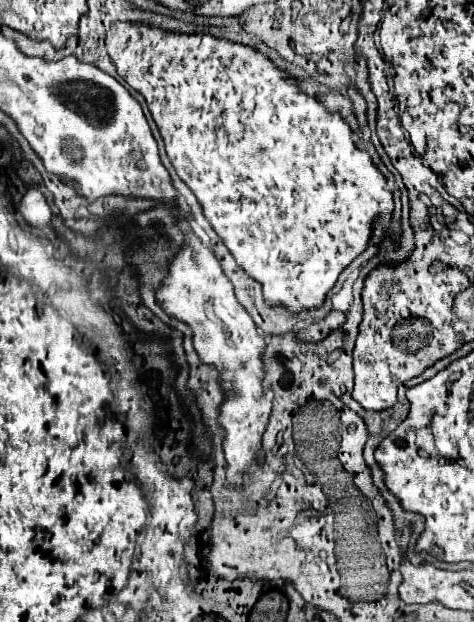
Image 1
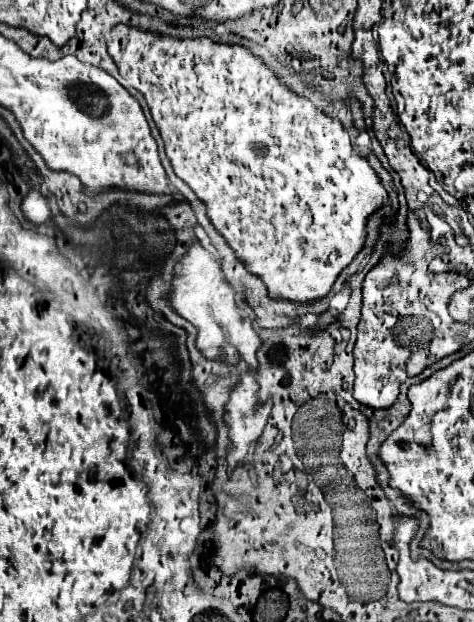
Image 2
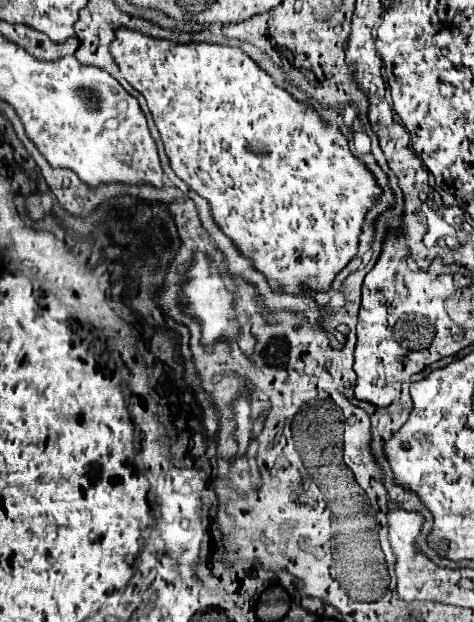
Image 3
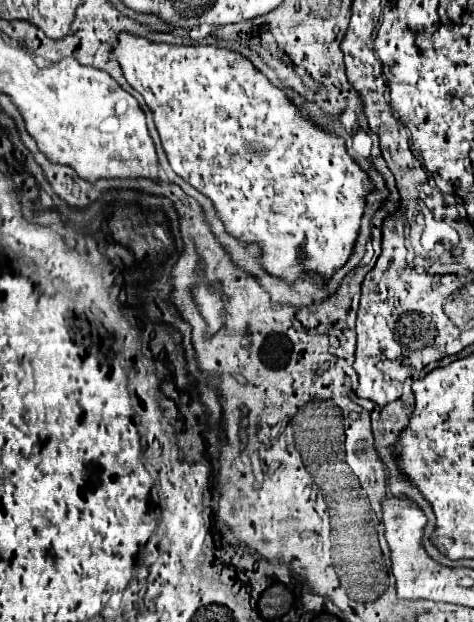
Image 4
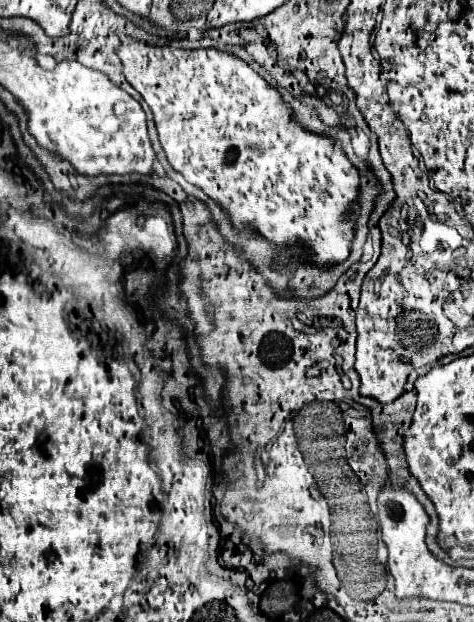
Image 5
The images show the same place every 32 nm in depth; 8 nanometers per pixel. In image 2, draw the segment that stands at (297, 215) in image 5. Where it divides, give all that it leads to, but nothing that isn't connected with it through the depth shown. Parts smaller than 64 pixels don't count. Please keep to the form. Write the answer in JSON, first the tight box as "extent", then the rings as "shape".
{"extent":[108,24,386,302],"shape":[[[118,24],[112,30],[112,40],[108,42],[108,52],[114,58],[120,76],[138,92],[148,102],[148,108],[152,112],[152,118],[160,130],[160,136],[166,146],[166,156],[172,162],[172,168],[180,180],[184,180],[200,200],[206,202],[208,206],[208,218],[216,226],[216,230],[228,240],[230,248],[236,252],[236,256],[246,262],[248,270],[252,274],[258,274],[266,286],[270,296],[274,298],[290,298],[296,302],[312,302],[324,294],[330,292],[336,276],[356,258],[364,244],[364,224],[366,218],[380,208],[386,202],[386,190],[380,184],[380,178],[376,172],[370,168],[364,156],[356,154],[350,144],[350,134],[342,128],[338,120],[330,120],[324,116],[322,110],[314,108],[310,100],[298,98],[294,92],[290,92],[286,86],[278,82],[272,70],[268,70],[262,60],[252,56],[248,50],[242,46],[228,46],[214,42],[210,38],[194,38],[194,40],[178,40],[178,38],[166,38],[166,36],[156,36],[152,32],[142,32],[138,28],[130,28],[124,24]]]}

